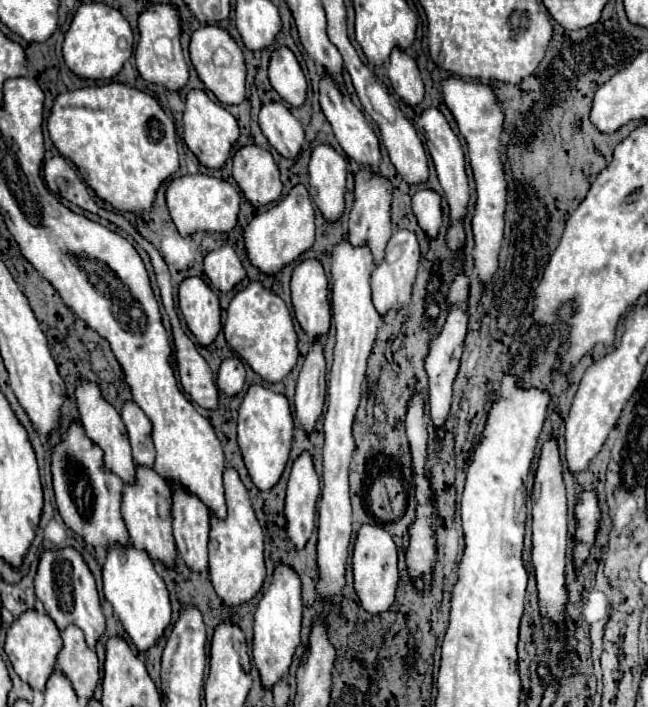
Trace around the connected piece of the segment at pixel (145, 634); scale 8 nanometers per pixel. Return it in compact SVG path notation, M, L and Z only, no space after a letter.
M133 545L109 549L103 565L103 595L111 603L125 633L131 637L139 653L157 645L171 623L171 603L167 587L145 551L137 551Z

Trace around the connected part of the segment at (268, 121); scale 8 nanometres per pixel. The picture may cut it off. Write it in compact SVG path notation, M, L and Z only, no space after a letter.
M283 103L263 105L259 125L267 141L279 151L281 157L293 159L299 155L305 141L305 131Z

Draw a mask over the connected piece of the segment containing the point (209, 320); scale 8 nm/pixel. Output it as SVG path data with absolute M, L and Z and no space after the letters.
M187 277L179 285L179 309L197 341L203 347L211 345L221 329L221 307L217 293L203 279Z

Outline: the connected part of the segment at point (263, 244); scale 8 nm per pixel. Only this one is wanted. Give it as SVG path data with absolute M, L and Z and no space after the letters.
M303 185L293 187L283 201L255 215L243 235L247 259L251 261L253 267L257 267L265 275L277 275L285 265L293 263L307 249L311 249L313 241L315 241L315 211Z

